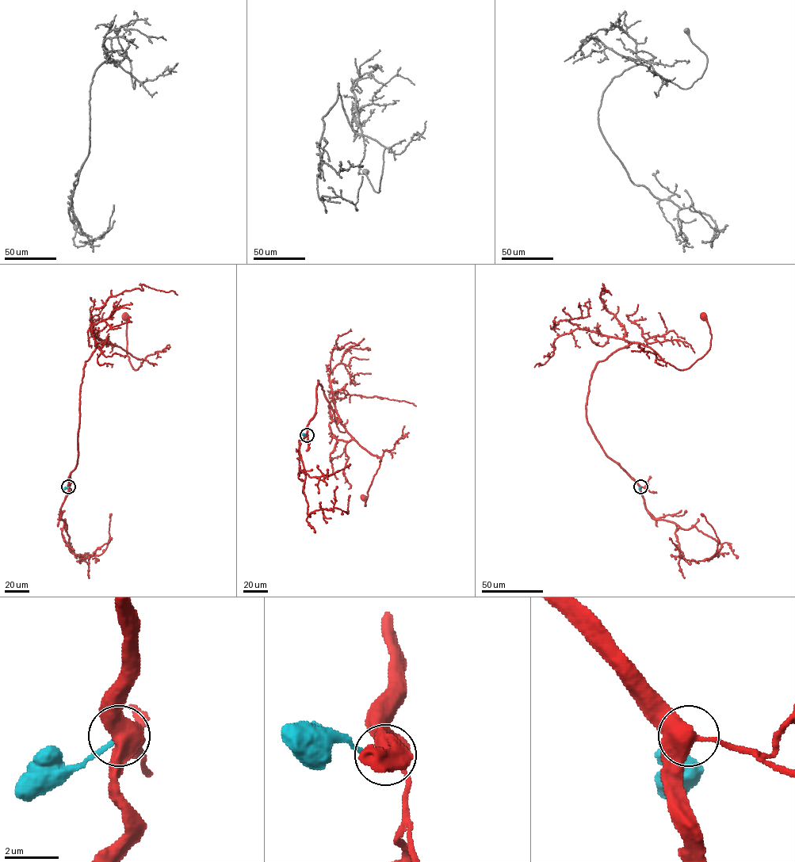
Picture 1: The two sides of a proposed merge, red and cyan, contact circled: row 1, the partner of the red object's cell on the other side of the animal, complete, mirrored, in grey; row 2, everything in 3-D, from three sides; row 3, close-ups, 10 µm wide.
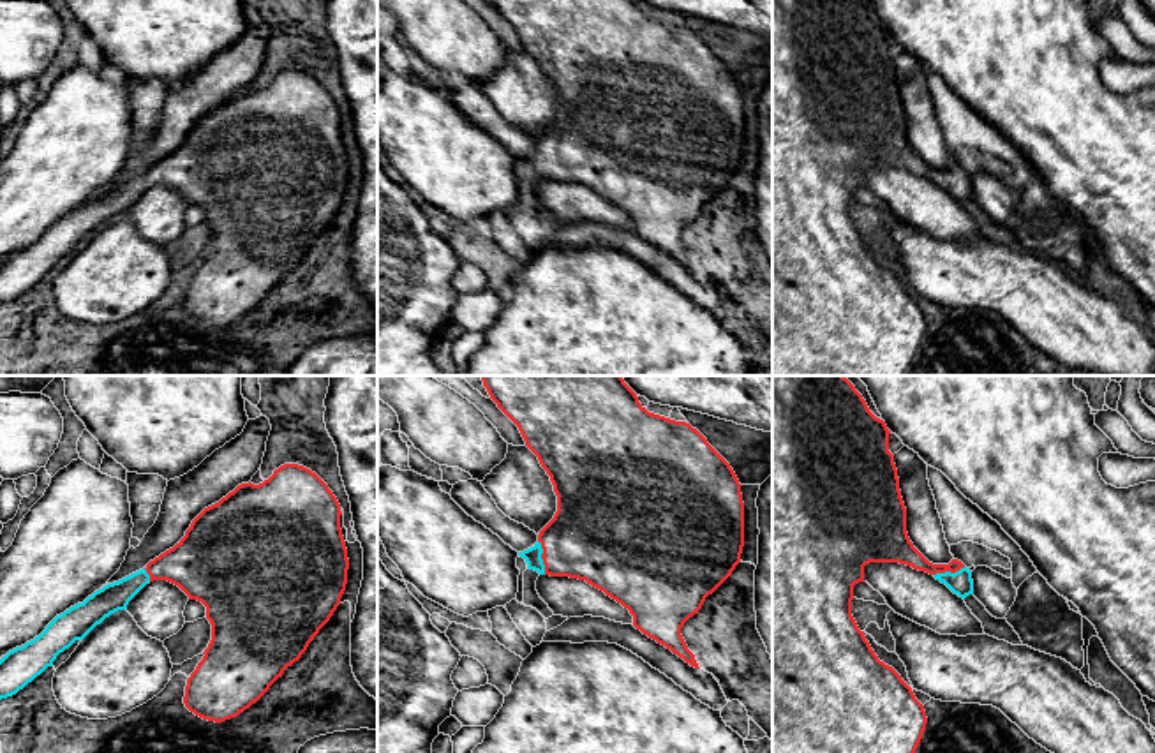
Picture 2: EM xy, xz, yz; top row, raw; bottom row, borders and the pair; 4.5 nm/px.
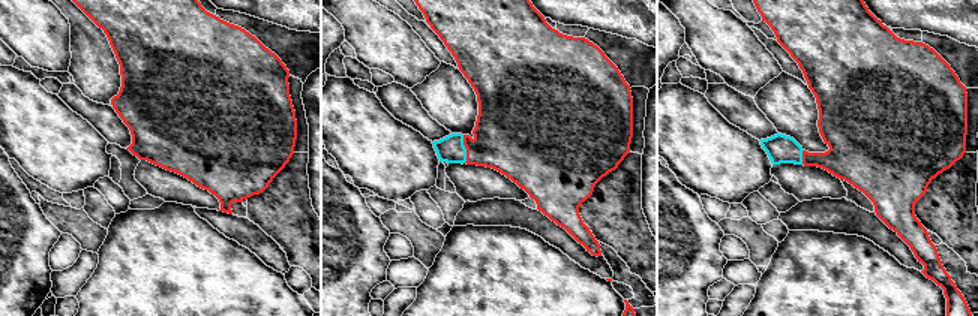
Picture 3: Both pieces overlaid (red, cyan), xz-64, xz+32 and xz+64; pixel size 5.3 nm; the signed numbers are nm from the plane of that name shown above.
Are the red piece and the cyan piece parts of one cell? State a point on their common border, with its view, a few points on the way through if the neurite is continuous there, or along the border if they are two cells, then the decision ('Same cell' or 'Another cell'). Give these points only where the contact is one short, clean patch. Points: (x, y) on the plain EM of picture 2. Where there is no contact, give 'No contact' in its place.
Touches red at xz (542, 163). Path across: xz (591, 141), (542, 163), (533, 161). Same cell

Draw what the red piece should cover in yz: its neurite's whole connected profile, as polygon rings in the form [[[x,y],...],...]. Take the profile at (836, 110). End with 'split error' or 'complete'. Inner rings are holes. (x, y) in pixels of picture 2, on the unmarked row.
[[[772,0],[772,376],[906,376],[912,369],[928,323],[912,293],[878,265],[852,220],[853,190],[864,187],[866,169],[906,169],[933,180],[963,205],[973,199],[972,176],[961,166],[933,169],[910,146],[889,39],[885,26],[869,16],[862,0]]] | split error

